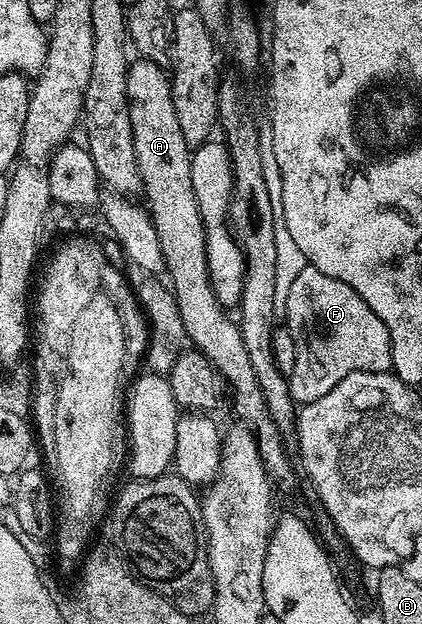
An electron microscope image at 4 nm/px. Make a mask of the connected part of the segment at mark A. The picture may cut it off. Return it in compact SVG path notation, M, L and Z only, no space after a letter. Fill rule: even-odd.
M138 57L131 62L128 73L128 113L132 117L132 141L136 145L136 165L140 169L142 191L146 195L150 219L154 222L156 233L160 237L162 249L161 260L166 263L166 271L170 274L176 305L180 309L180 317L184 317L184 329L187 340L212 364L219 376L230 386L234 394L234 411L241 422L254 433L258 443L260 457L264 461L264 469L271 480L291 478L292 459L286 454L286 442L276 429L272 417L268 413L268 405L264 405L264 393L260 393L260 385L256 381L256 373L252 373L252 365L248 362L248 349L244 345L244 337L240 333L237 322L228 316L227 308L220 300L210 284L208 273L208 253L206 252L206 227L202 224L200 209L196 201L196 189L192 189L192 165L190 156L192 148L184 141L184 133L180 133L180 124L176 118L176 105L172 105L172 89L170 75L161 63Z

